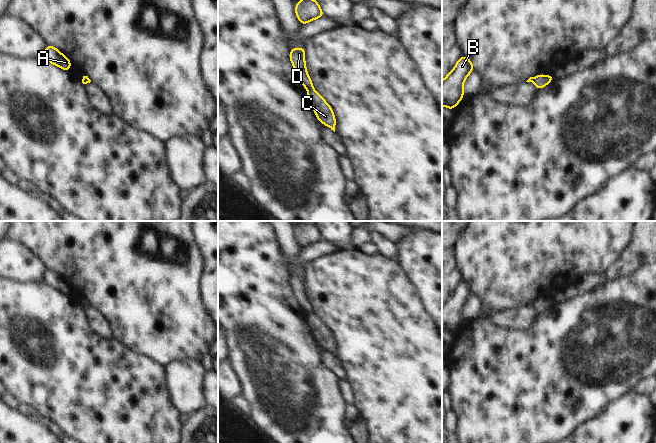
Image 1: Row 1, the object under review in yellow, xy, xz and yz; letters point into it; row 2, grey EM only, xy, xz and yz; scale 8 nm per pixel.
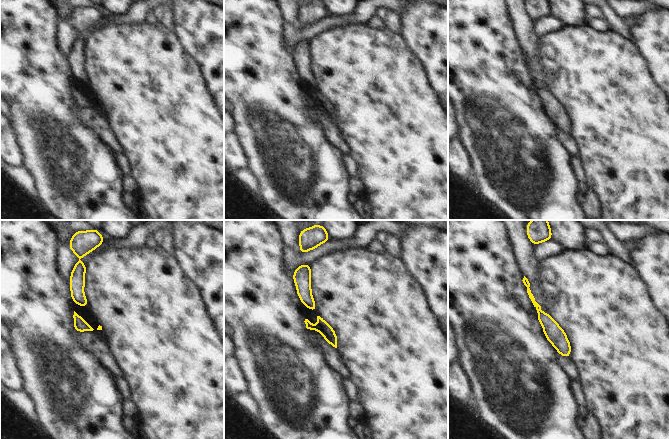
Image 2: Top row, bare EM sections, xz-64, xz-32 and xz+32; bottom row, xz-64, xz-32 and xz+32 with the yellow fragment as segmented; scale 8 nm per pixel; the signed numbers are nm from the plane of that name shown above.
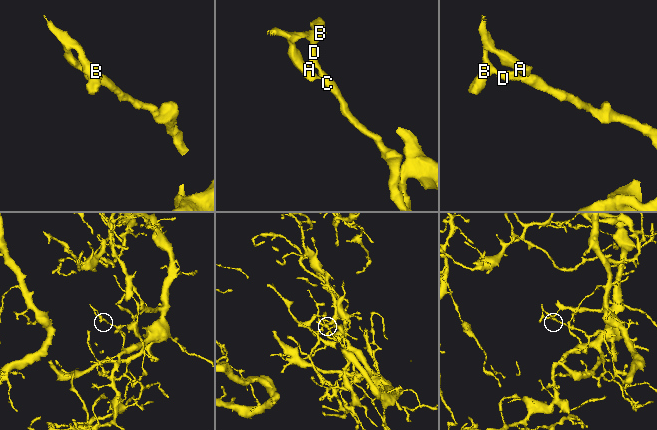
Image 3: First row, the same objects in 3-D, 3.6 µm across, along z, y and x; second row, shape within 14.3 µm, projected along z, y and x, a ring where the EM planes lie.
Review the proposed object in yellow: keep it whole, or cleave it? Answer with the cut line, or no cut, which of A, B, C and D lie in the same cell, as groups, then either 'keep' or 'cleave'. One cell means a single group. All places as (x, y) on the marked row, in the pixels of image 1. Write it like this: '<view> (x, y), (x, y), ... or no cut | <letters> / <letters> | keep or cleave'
xz (312, 87), (308, 90) | A B D / C | cleave

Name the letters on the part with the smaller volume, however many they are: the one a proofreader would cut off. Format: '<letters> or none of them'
A, B, D

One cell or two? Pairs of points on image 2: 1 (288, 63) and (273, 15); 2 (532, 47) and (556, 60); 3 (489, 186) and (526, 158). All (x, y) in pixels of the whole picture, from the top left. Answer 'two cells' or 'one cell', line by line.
1: one cell
2: two cells
3: one cell

